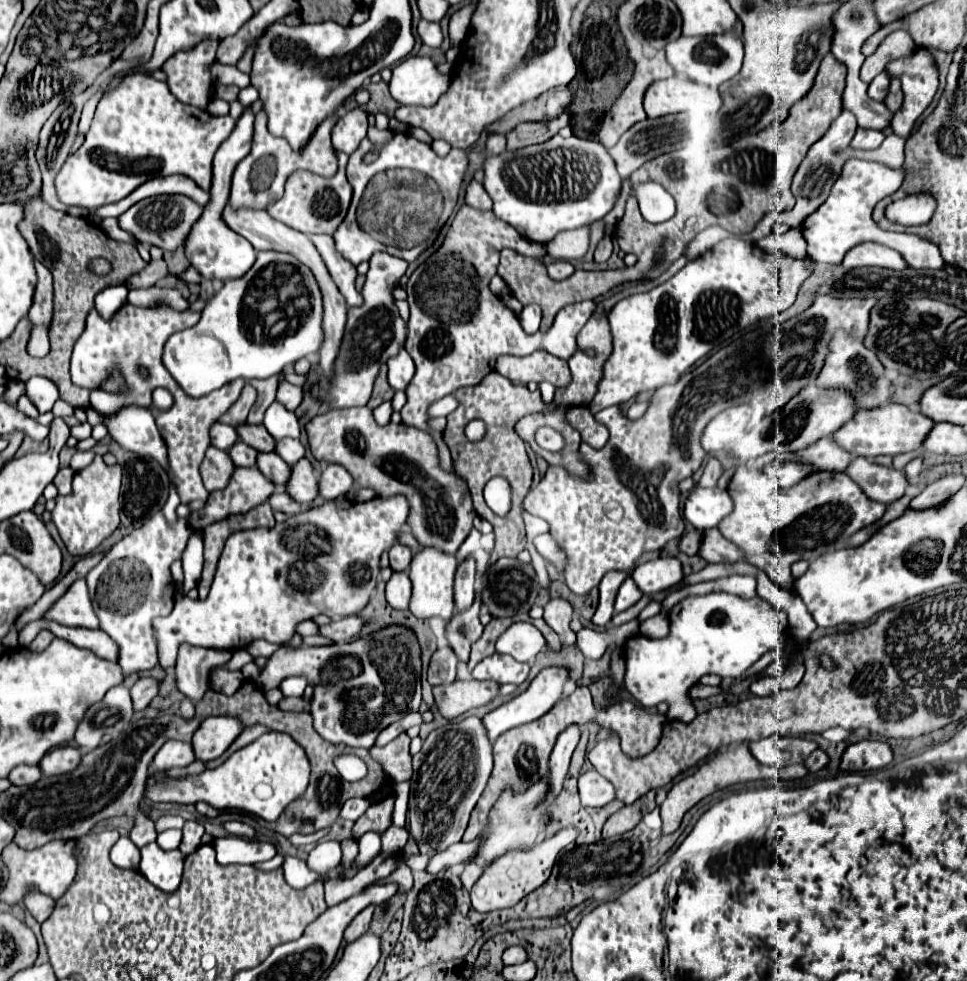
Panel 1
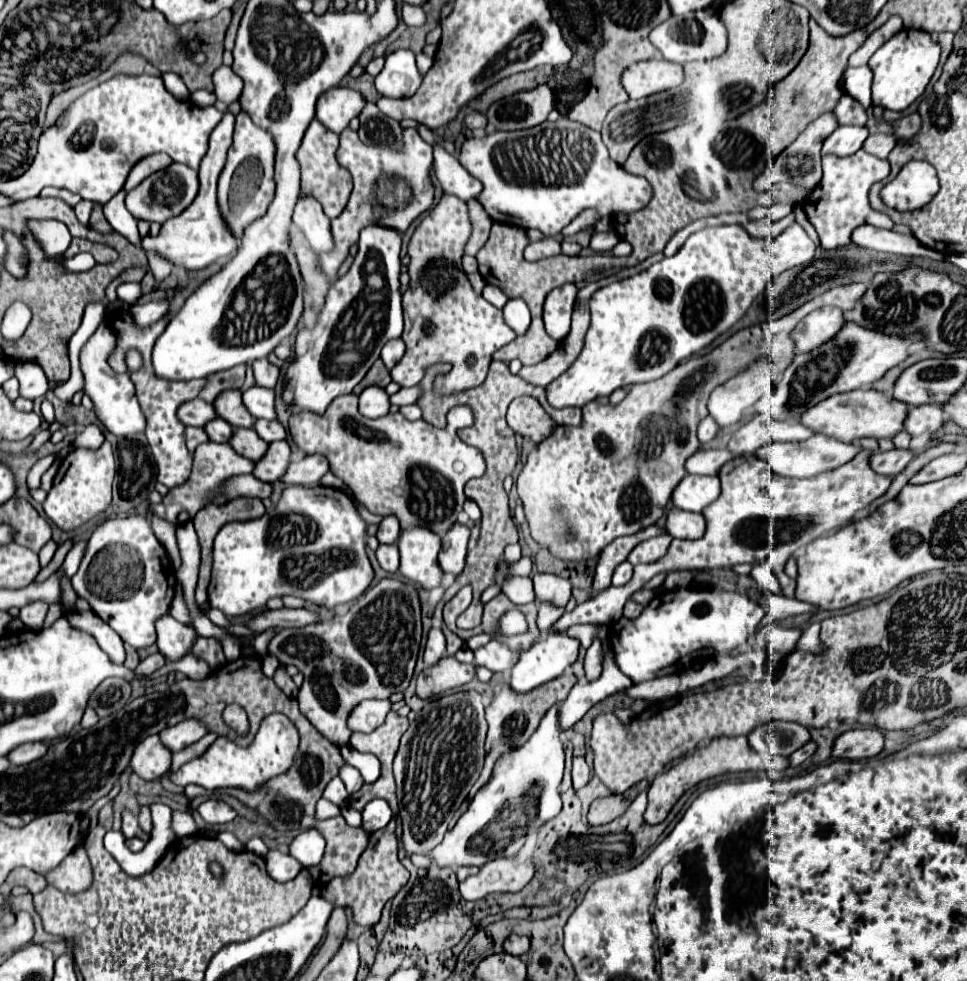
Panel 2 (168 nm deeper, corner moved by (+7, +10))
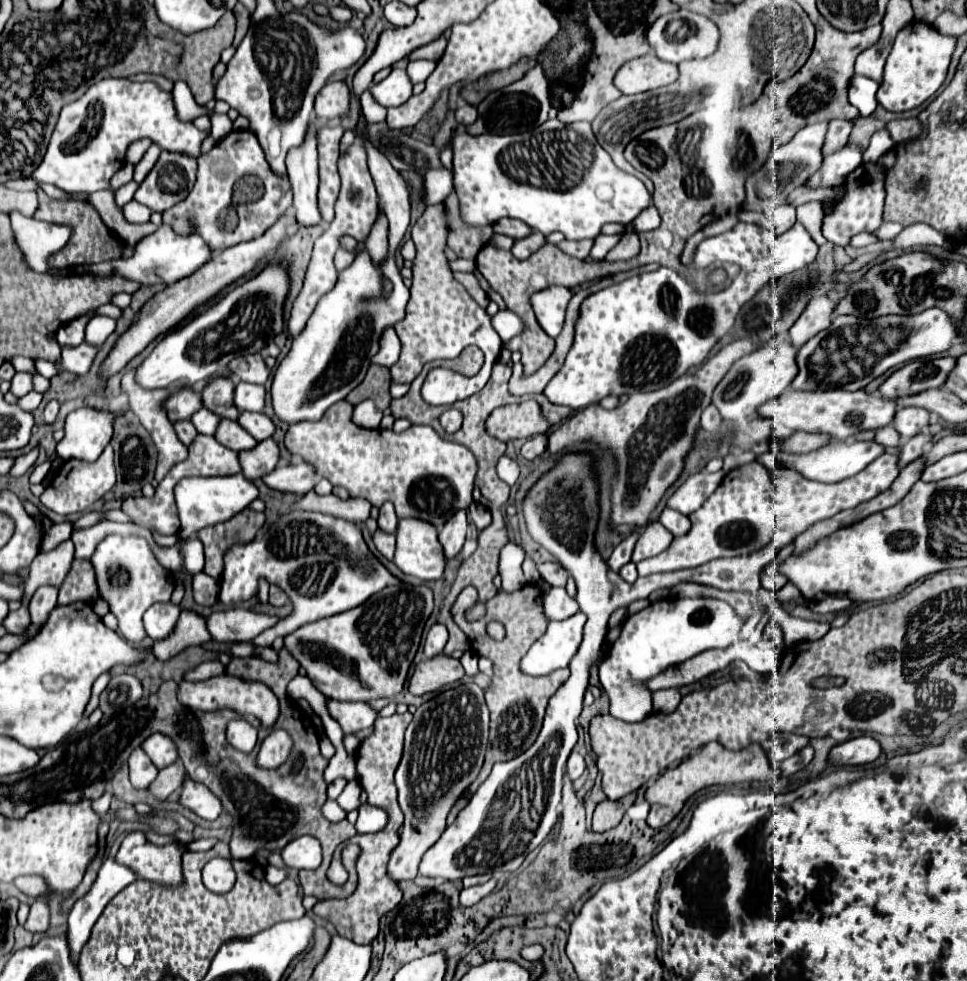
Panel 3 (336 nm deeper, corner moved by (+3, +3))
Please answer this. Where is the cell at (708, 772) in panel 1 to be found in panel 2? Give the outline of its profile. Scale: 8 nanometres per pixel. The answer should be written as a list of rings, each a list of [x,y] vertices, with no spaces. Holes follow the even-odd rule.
[[[718,737],[712,739],[712,743],[708,747],[696,749],[692,755],[684,757],[678,765],[674,765],[670,771],[658,775],[650,789],[648,789],[648,809],[644,813],[644,819],[650,825],[662,823],[670,809],[674,807],[674,803],[684,795],[684,791],[688,791],[690,787],[694,787],[696,783],[722,775],[722,773],[734,773],[734,771],[758,771],[758,769],[772,769],[772,771],[782,771],[788,767],[788,759],[786,757],[776,757],[776,755],[758,755],[756,751],[752,751],[748,747],[746,737]]]

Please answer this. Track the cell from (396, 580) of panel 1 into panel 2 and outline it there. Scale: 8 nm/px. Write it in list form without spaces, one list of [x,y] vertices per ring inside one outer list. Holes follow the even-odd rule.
[[[380,545],[378,551],[376,551],[376,559],[378,559],[378,563],[380,563],[380,567],[384,571],[388,571],[392,575],[398,573],[398,567],[400,567],[400,551],[398,551],[396,545],[390,545],[390,547]]]

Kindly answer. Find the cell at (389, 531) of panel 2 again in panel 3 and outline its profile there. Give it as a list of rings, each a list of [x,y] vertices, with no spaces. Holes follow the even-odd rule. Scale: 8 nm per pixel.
[[[384,502],[380,506],[380,516],[378,516],[378,526],[386,532],[396,532],[396,526],[398,526],[398,518],[396,518],[396,512],[394,512],[394,506],[390,502]]]

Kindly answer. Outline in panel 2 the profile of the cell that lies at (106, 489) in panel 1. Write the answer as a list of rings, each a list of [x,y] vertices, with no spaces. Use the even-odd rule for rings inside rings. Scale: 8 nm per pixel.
[[[108,441],[102,443],[100,449],[74,449],[70,451],[56,477],[54,485],[44,501],[44,513],[48,519],[52,519],[62,531],[74,531],[88,523],[90,519],[98,517],[102,511],[108,509],[112,501],[112,479],[116,475],[116,463],[114,453]]]

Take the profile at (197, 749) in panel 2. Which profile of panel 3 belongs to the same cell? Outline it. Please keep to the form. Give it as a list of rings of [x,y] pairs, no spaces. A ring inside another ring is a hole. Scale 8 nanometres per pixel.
[[[174,762],[162,770],[158,770],[156,780],[148,786],[148,792],[156,798],[156,800],[166,800],[182,782],[186,770],[182,766],[182,762]]]

